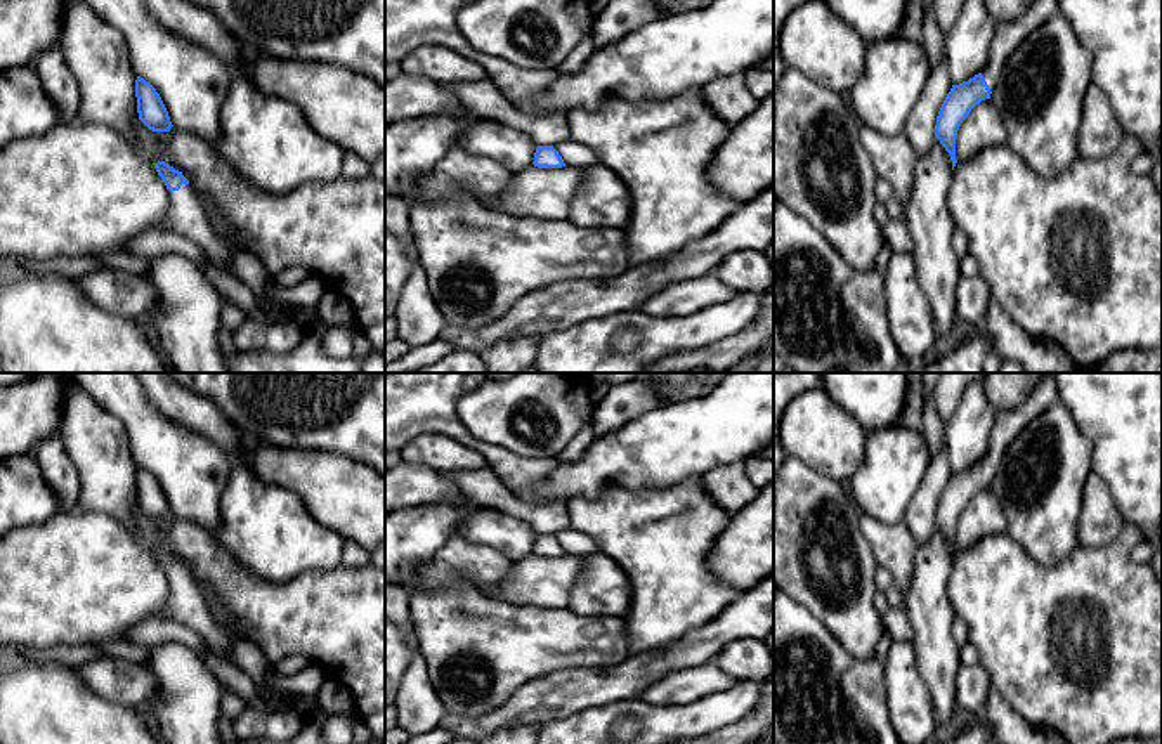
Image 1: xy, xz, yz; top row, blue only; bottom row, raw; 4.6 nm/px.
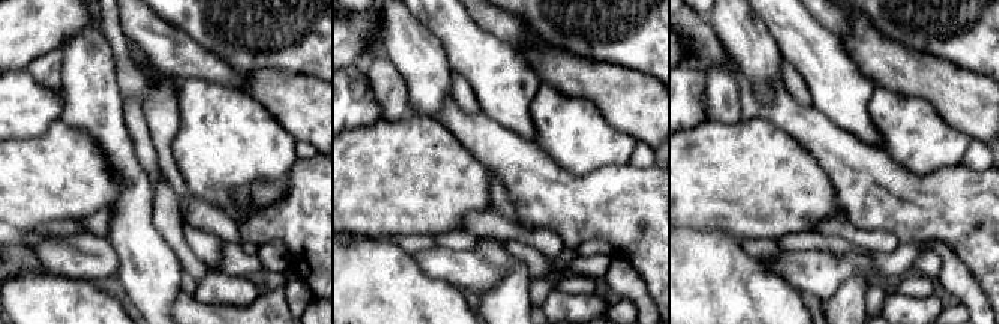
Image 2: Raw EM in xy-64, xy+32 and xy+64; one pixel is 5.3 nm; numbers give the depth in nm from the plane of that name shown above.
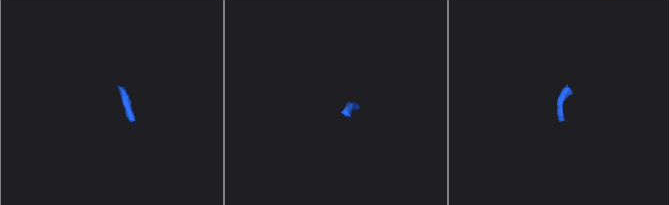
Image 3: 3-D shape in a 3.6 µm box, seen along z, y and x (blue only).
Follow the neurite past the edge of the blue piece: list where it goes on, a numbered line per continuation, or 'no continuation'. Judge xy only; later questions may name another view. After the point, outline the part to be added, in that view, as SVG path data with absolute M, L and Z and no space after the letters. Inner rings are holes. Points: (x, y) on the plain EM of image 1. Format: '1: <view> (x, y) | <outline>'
1: xy (188, 606) | M182 572L179 579L168 579L168 583L168 617L196 631L213 656L232 662L234 636L212 617L208 604L191 572Z

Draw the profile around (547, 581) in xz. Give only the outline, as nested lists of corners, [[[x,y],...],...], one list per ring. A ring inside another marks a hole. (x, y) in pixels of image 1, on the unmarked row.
[[[583,555],[538,557],[517,560],[508,576],[487,588],[501,602],[565,609],[581,572]]]

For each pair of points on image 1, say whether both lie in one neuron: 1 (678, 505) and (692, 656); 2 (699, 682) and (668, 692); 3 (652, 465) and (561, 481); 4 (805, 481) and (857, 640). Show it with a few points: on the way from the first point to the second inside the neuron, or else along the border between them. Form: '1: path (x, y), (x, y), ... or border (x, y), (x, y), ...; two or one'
1: border (725, 607), (706, 623), (654, 649); two
2: path (692, 684), (675, 689); one
3: path (630, 465), (602, 465), (583, 479); one
4: path (802, 521), (796, 561), (803, 587), (819, 604); one

